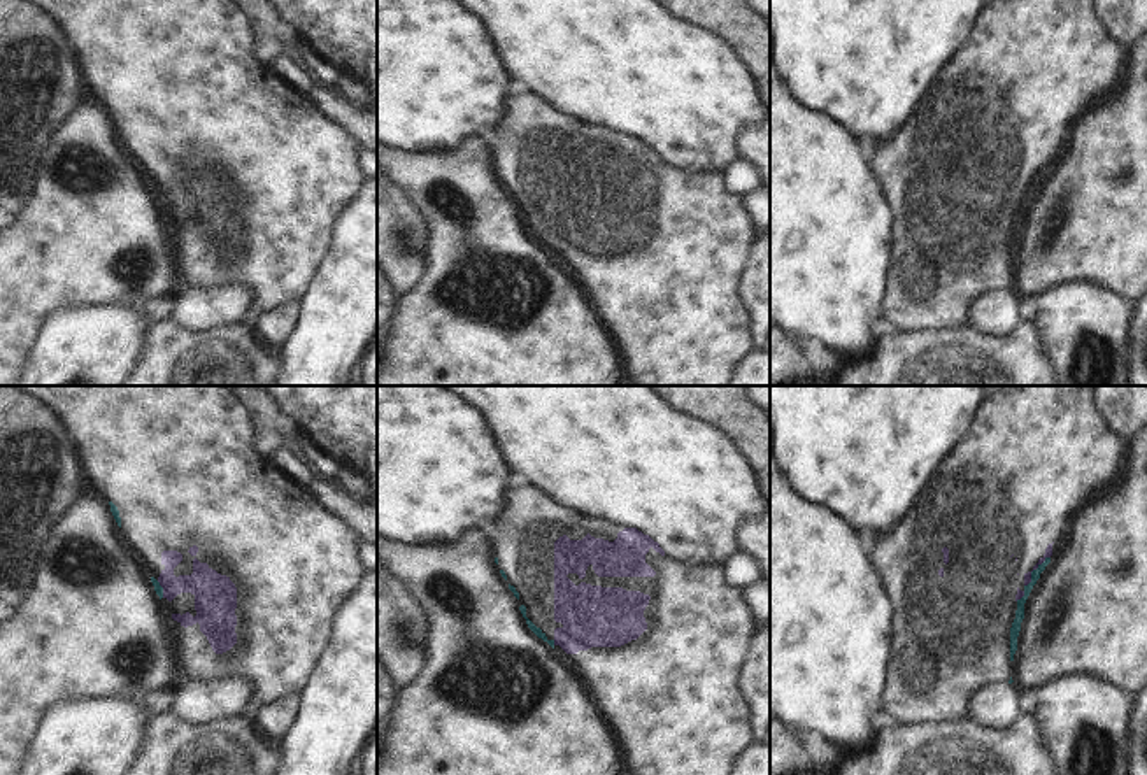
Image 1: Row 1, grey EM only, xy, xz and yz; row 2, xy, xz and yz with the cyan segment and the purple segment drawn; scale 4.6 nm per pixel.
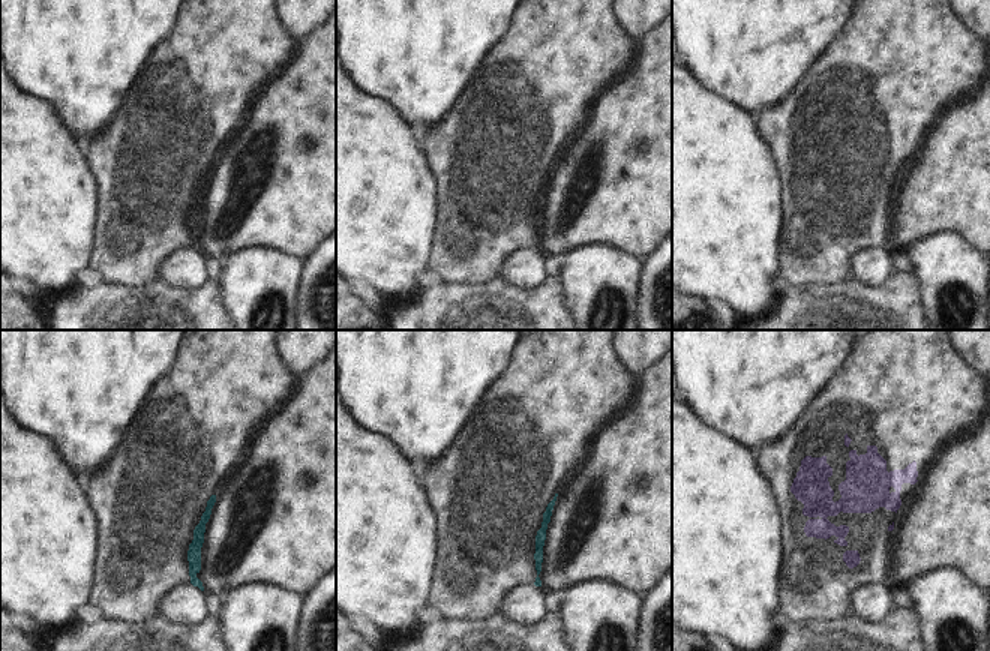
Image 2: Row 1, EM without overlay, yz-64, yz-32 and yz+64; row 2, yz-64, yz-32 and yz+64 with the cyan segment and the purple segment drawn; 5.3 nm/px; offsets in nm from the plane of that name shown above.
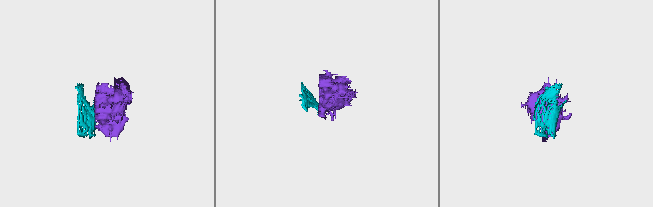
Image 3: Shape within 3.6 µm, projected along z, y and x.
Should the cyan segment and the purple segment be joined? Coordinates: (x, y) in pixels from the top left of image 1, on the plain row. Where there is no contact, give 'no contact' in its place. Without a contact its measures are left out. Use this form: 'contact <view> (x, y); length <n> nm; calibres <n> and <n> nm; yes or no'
contact yz (1033, 177); length 180 nm; calibres 50 and 30 nm; no

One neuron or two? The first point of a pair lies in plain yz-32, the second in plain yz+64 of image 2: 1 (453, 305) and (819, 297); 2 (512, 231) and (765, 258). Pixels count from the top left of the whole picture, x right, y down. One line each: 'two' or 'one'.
1: one
2: two

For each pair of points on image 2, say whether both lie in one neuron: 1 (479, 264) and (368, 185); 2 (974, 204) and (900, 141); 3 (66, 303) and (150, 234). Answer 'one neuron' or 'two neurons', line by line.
1: two neurons
2: two neurons
3: two neurons

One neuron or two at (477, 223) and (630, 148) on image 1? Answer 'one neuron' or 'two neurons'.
two neurons

